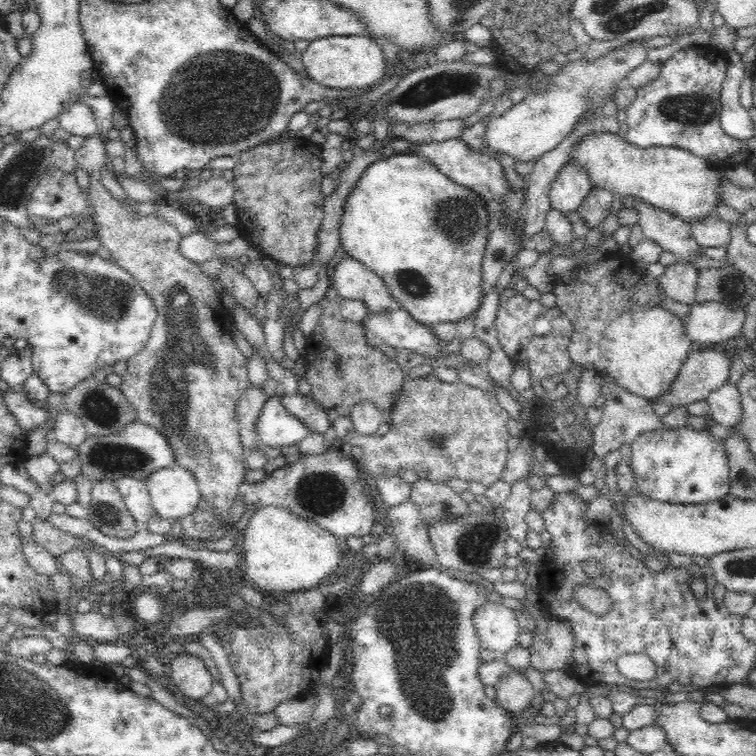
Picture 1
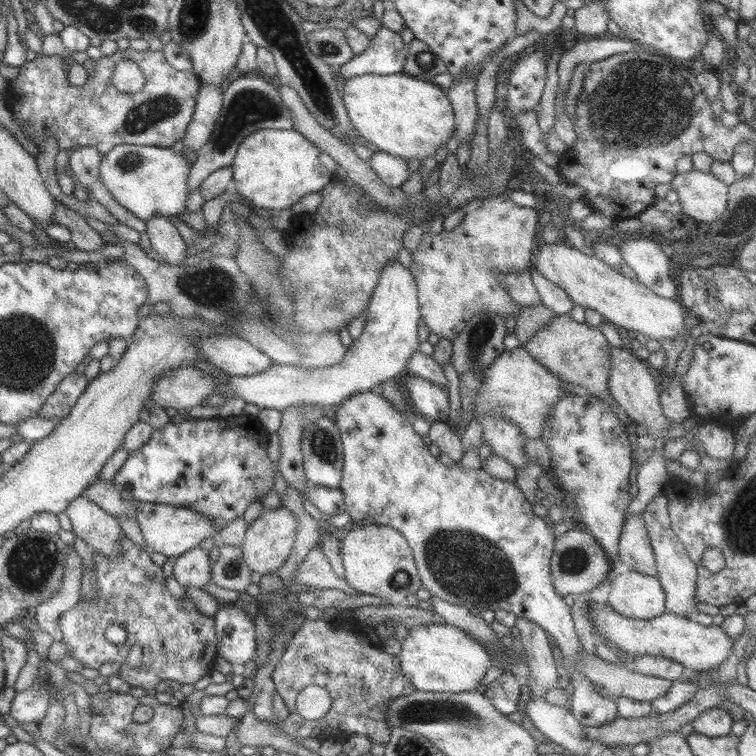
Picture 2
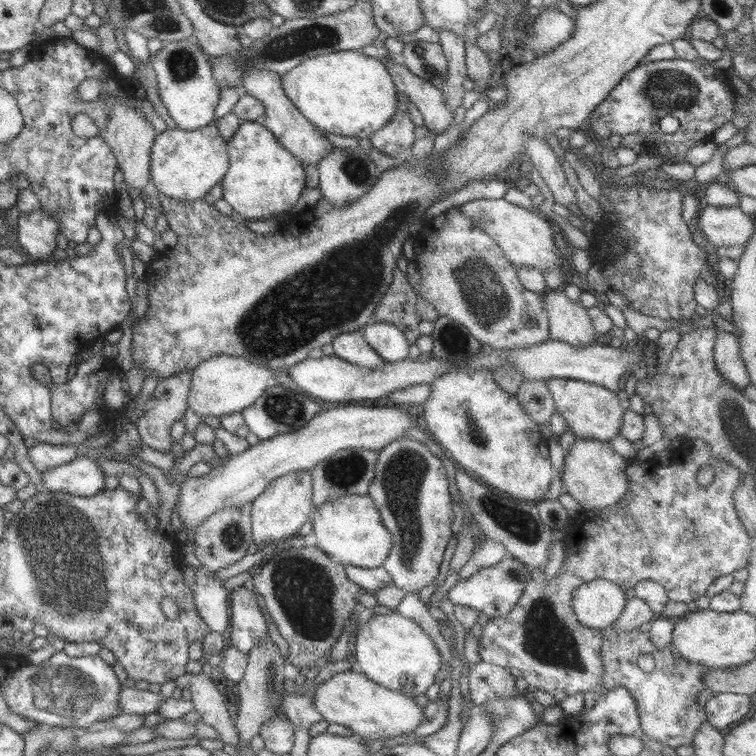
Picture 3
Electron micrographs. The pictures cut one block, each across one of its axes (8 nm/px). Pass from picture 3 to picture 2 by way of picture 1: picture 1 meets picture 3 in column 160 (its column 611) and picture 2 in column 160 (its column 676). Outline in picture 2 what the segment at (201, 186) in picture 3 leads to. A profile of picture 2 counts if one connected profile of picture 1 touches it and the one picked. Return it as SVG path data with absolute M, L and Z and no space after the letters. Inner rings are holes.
M117 145L100 158L98 177L103 188L117 204L134 214L135 218L145 222L153 217L170 218L185 212L184 200L189 194L186 187L186 176L189 172L190 164L180 152L175 153L171 147Z

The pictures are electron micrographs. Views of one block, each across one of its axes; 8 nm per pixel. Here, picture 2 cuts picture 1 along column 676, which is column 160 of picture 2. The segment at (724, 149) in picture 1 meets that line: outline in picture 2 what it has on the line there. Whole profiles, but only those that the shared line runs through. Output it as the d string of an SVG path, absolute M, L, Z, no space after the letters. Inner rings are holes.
M131 48L125 50L117 49L108 57L104 56L101 59L87 59L83 64L83 68L87 72L87 80L83 85L78 87L71 85L67 81L67 72L65 73L60 68L60 56L39 55L36 58L28 58L21 66L14 81L7 82L9 93L17 96L14 105L11 106L11 114L13 122L25 135L26 139L38 146L45 139L55 139L59 150L77 150L81 147L95 147L99 154L104 155L117 145L141 145L153 146L161 148L170 148L174 142L181 140L187 129L188 123L191 120L196 96L200 84L196 76L189 71L178 71L164 59L162 51L150 51L148 48L142 51L134 51ZM125 59L134 62L144 74L145 84L139 92L127 94L125 92L117 92L113 85L110 84L110 76L112 69L119 62ZM24 125L31 125L32 132L27 132Z

